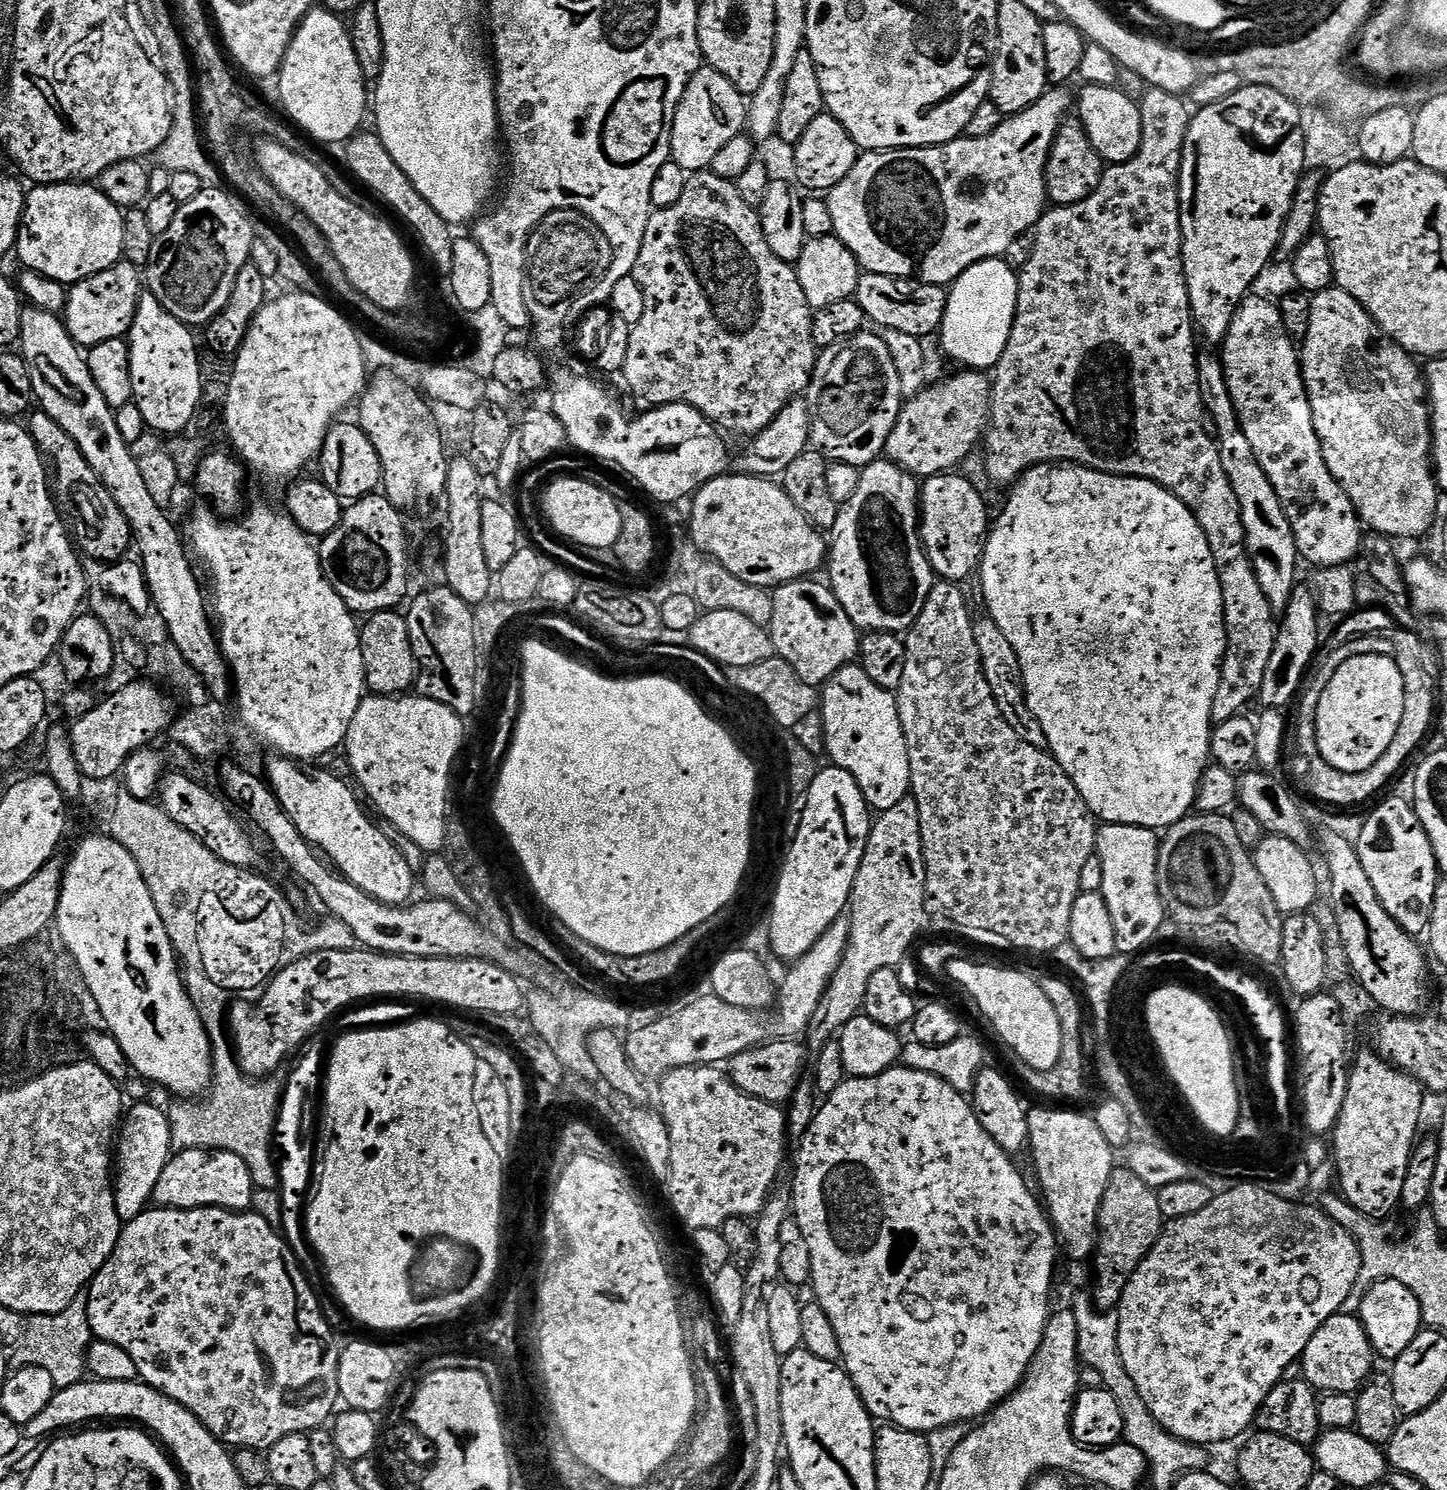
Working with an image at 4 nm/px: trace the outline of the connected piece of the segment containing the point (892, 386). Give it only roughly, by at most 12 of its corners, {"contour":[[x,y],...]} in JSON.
{"contour":[[883,335],[823,349],[806,393],[811,451],[884,456],[906,399]]}

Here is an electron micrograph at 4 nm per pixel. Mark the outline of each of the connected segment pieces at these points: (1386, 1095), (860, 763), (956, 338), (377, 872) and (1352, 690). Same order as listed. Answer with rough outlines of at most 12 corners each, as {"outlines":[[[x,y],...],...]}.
{"outlines":[[[1371,1050],[1330,1133],[1339,1195],[1401,1207],[1425,1089]],[[859,663],[818,704],[827,759],[881,813],[910,794],[895,695]],[[983,260],[948,288],[938,339],[968,370],[1010,342],[1018,272]],[[287,756],[266,783],[340,875],[384,904],[413,899],[403,854],[347,782]],[[1393,657],[1342,662],[1318,698],[1334,770],[1370,770],[1407,707]]]}

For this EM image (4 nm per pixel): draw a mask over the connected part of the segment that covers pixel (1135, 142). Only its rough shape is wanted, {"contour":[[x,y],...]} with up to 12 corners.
{"contour":[[1085,83],[1074,108],[1105,165],[1142,146],[1142,114],[1120,86]]}

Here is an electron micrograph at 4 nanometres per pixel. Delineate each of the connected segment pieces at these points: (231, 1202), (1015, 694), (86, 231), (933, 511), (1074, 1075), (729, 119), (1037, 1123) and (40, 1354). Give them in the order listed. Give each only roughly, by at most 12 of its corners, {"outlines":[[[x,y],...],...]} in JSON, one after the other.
{"outlines":[[[188,1149],[154,1186],[158,1208],[246,1212],[258,1189],[242,1158]],[[991,618],[974,642],[1002,718],[1022,742],[1047,749],[1024,693],[1014,646]],[[92,182],[27,193],[15,259],[71,286],[121,263],[124,212]],[[964,476],[920,489],[920,542],[944,582],[977,575],[990,516]],[[1044,972],[1037,986],[1062,1026],[1058,1066],[1024,1068],[1024,1084],[1052,1100],[1084,1092],[1084,1012],[1064,980]],[[702,66],[678,102],[671,163],[686,173],[748,123],[745,93]],[[1036,1108],[1047,1211],[1095,1214],[1114,1149],[1095,1119]],[[89,1292],[27,1319],[9,1367],[49,1371],[57,1391],[85,1379]]]}

